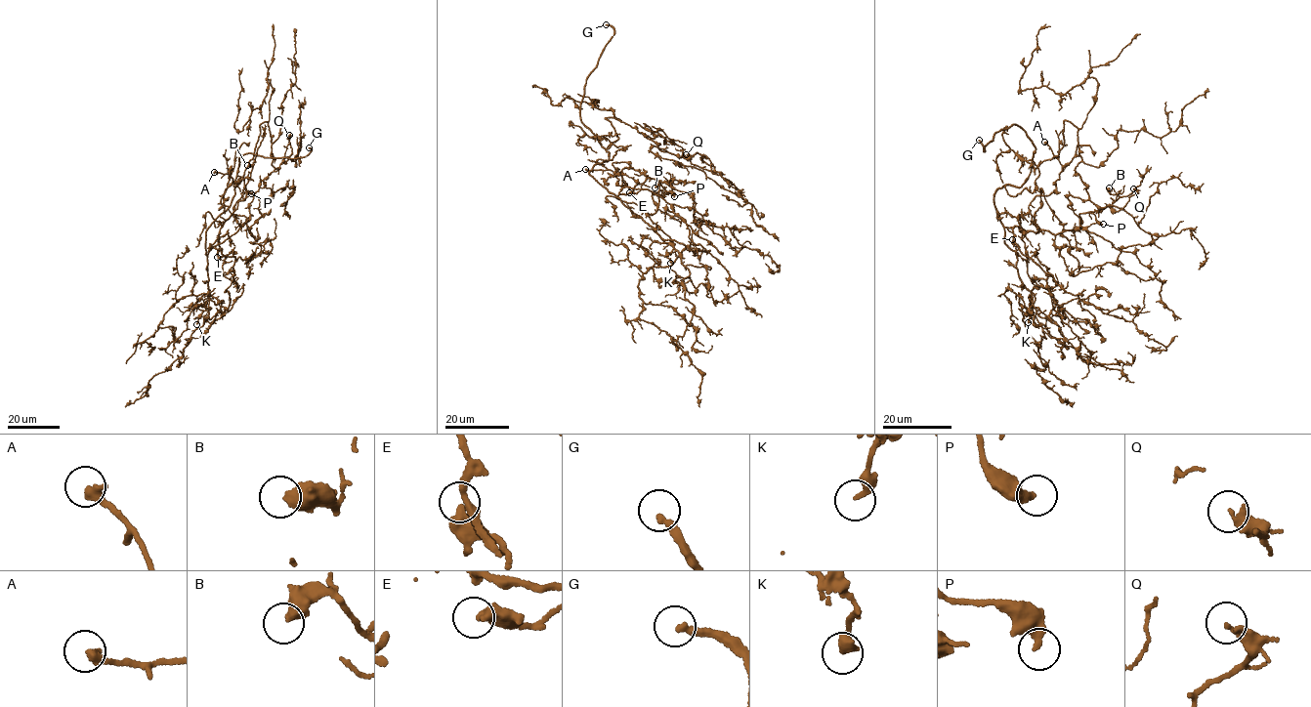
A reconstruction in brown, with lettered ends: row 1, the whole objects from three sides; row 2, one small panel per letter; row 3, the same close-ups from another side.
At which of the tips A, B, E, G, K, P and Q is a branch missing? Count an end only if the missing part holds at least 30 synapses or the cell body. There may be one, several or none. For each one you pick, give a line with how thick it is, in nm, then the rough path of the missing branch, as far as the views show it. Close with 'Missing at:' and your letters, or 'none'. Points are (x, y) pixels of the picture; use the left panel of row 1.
A: calibre 360 nm; course (214, 172), (207, 167), (208, 156), (230, 131), (228, 119)
G: calibre 280 nm; course (309, 147), (291, 140), (279, 145), (279, 141)
P: calibre 240 nm; course (251, 193), (275, 127)
Missing at: A, G, P

